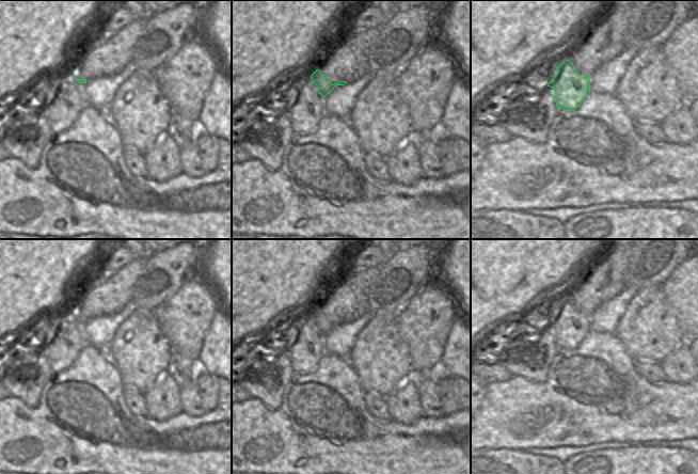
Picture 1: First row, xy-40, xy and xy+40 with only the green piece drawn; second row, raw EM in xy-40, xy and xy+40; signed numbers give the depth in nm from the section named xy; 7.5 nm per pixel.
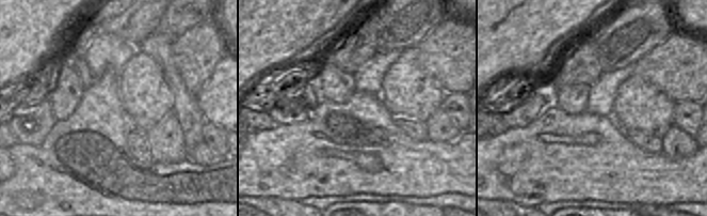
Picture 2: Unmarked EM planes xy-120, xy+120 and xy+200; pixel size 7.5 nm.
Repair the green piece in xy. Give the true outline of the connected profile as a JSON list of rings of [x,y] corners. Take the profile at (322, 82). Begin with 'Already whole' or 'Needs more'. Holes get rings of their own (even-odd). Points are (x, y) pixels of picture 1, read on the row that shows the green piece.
Needs more. [[[316,69],[310,79],[301,82],[296,91],[295,104],[289,112],[294,135],[312,135],[326,114],[323,98],[337,85],[346,81],[332,84],[331,78]]]

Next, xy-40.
Needs more. [[[64,76],[58,82],[54,95],[43,106],[54,135],[70,128],[86,105],[85,83],[85,79]]]

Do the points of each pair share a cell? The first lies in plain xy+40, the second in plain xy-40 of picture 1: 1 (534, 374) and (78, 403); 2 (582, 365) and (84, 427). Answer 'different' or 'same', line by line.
1: different
2: same

